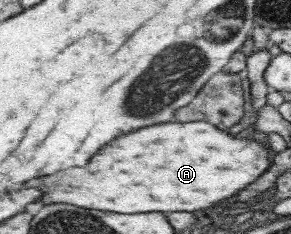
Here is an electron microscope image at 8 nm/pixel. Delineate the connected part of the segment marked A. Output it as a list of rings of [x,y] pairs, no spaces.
[[[167,122],[127,132],[127,136],[117,136],[111,140],[111,144],[99,148],[91,162],[87,162],[87,168],[69,168],[67,172],[59,172],[59,176],[47,176],[47,180],[43,180],[43,188],[39,188],[43,192],[41,202],[77,204],[81,208],[103,210],[103,213],[193,213],[211,208],[215,202],[221,202],[243,190],[269,168],[272,157],[271,149],[267,150],[259,141],[229,136],[207,122]]]

